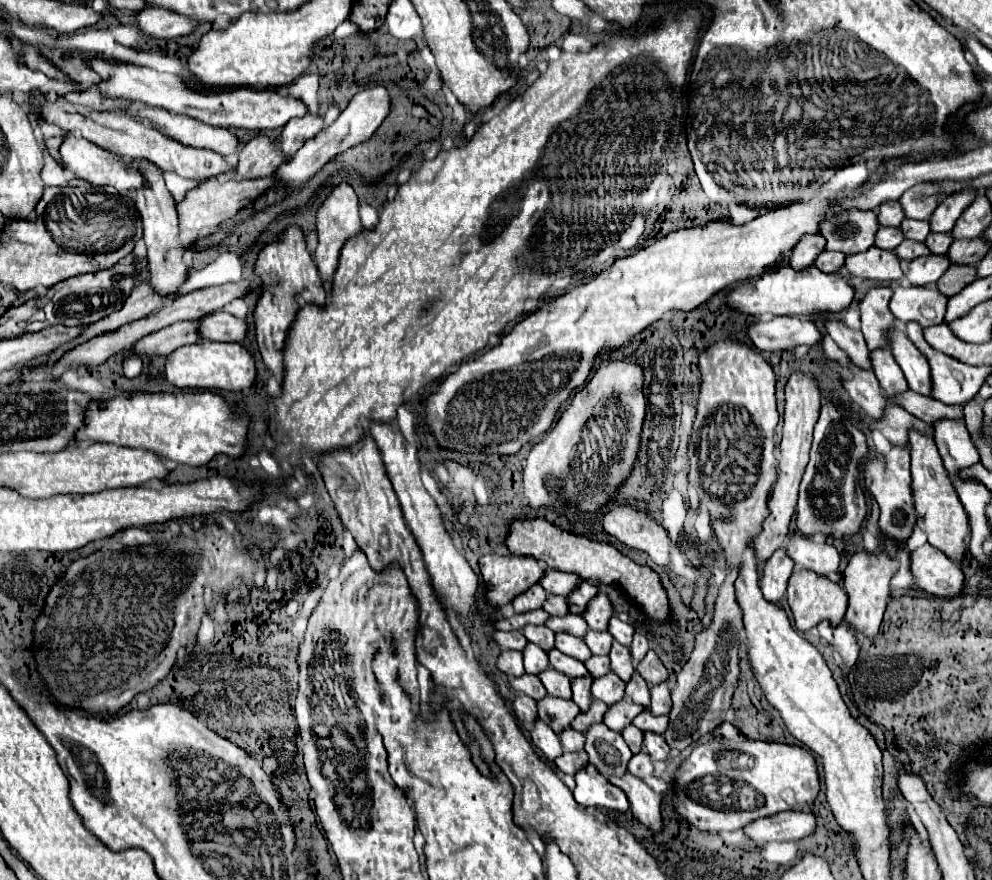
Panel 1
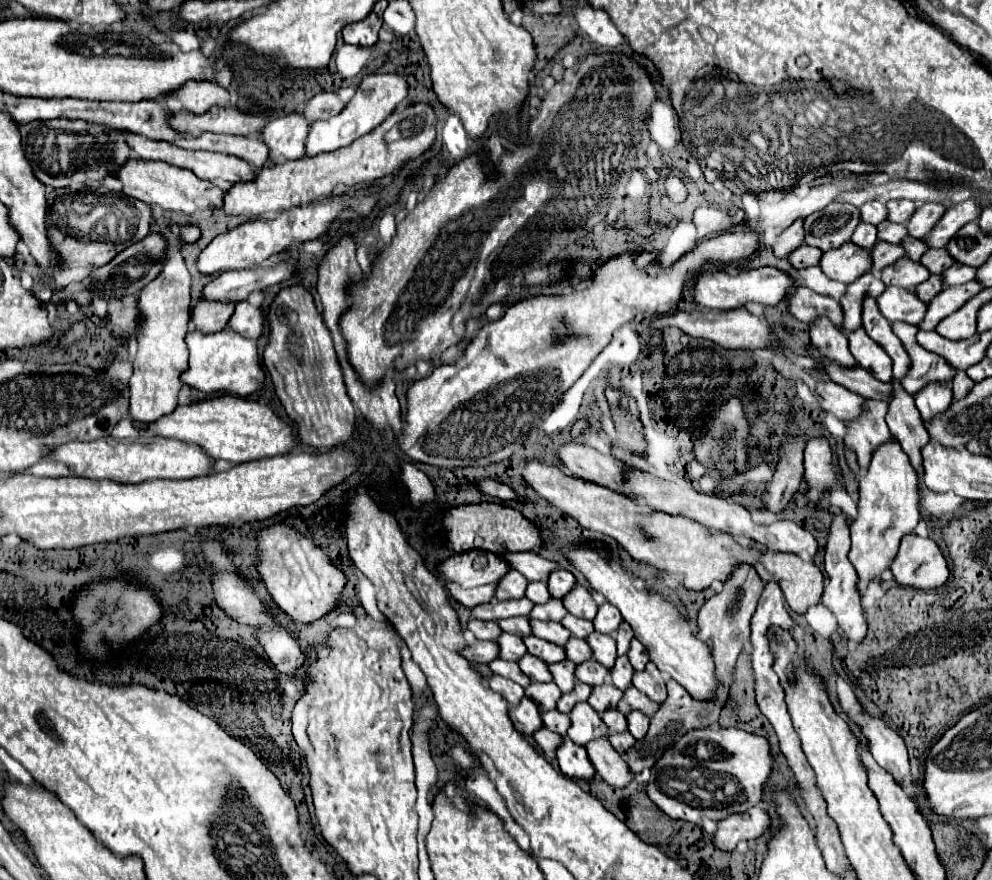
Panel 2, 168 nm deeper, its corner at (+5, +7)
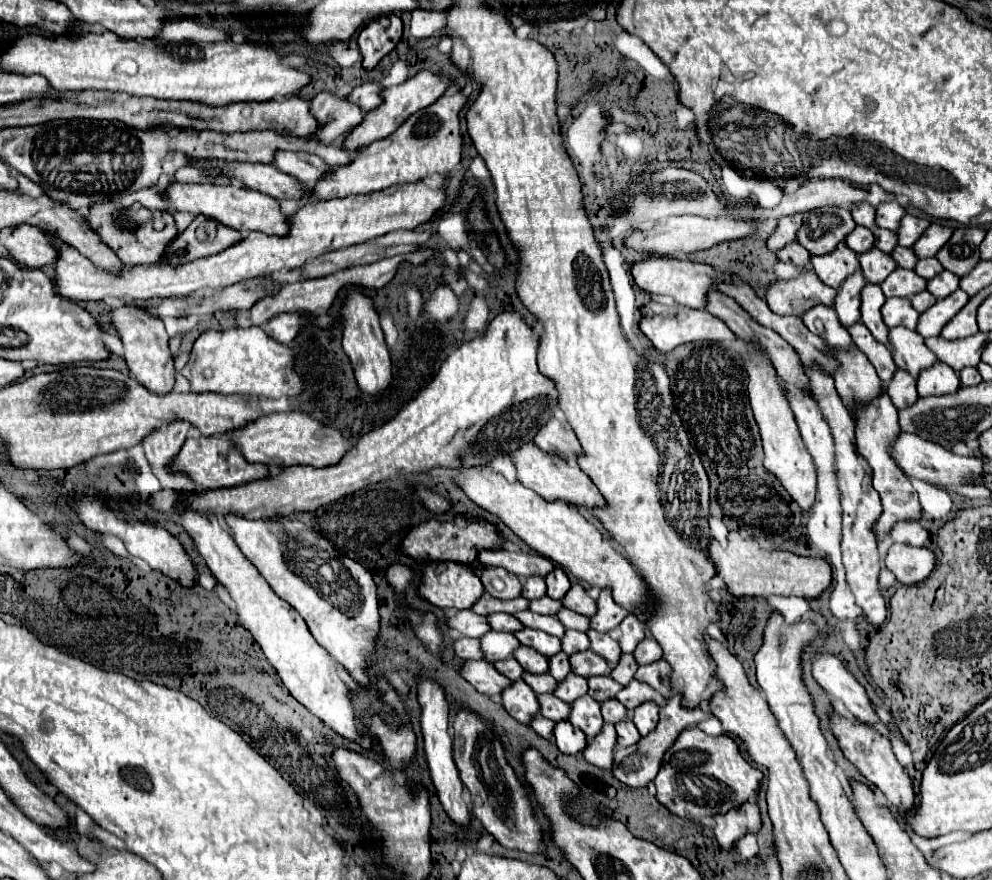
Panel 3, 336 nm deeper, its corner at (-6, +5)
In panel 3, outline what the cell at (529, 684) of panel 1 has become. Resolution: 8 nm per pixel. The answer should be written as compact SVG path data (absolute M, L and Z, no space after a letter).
M508 657L508 659L502 659L502 661L496 661L494 667L496 667L502 675L506 675L510 681L518 681L518 679L522 679L522 673L524 673L524 669L520 667L520 663L516 663L514 657Z

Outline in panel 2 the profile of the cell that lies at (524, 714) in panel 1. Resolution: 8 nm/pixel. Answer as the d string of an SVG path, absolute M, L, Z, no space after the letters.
M493 675L493 679L489 681L489 687L491 687L493 691L497 691L499 695L503 695L511 707L513 707L513 705L519 705L519 703L521 703L521 697L525 695L525 691L523 691L521 685L513 683L513 681L509 681L509 679L503 679L503 677L499 677L499 675Z

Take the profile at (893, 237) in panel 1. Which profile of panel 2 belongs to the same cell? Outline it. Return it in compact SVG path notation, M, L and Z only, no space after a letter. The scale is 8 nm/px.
M861 223L855 229L851 241L857 243L857 245L861 245L861 247L865 247L865 249L873 249L873 245L877 243L877 227L869 225L869 223Z

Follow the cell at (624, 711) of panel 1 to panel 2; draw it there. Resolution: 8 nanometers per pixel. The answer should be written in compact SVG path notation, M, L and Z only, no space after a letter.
M603 683L599 687L593 687L593 693L589 697L589 705L595 707L597 713L603 713L605 709L615 709L617 707L617 701L623 697L623 693L611 685L611 683Z

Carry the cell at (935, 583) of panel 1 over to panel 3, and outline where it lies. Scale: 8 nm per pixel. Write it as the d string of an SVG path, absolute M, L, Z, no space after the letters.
M894 543L886 555L886 569L904 585L914 585L926 579L934 569L934 553L926 547L910 547Z

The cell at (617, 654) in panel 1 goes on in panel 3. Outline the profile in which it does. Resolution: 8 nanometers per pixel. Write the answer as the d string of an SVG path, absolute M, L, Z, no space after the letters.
M592 629L586 635L590 639L590 649L594 653L598 653L600 657L604 657L610 667L614 667L620 659L620 653L622 653L618 641L614 641L608 633L598 633L598 631L592 631Z

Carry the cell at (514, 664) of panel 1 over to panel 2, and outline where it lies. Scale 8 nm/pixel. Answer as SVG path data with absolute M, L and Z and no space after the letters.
M477 641L463 653L473 663L491 663L493 659L499 659L499 645L495 641Z

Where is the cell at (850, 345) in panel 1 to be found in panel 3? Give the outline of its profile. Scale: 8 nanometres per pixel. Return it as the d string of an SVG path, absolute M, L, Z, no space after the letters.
M804 267L796 279L778 279L766 289L766 303L778 315L800 317L814 305L832 305L834 297L836 289L824 287L810 267Z

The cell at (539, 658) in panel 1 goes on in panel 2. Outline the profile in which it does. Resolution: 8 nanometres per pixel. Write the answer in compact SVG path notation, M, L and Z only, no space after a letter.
M503 633L503 635L497 639L497 643L499 643L499 647L501 647L501 659L519 661L519 659L527 653L523 639L519 639L519 637L515 637L515 635Z

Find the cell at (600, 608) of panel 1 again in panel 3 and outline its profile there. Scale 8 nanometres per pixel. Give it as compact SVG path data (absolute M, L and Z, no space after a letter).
M578 583L572 585L570 591L562 597L562 605L566 609L572 609L572 611L576 611L580 615L586 615L586 617L590 617L590 615L596 613L596 601L590 599L588 593L586 593L586 589L582 585L578 585Z

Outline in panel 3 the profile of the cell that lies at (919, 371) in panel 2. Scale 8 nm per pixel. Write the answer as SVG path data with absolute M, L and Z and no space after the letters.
M892 327L888 329L888 343L896 367L906 369L912 377L918 377L922 369L936 363L936 355L928 351L924 339L916 331L906 327Z

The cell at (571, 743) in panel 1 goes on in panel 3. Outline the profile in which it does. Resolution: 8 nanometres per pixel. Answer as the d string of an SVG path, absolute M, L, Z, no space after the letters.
M538 695L540 713L552 721L564 721L570 715L570 705L556 699L556 695Z

